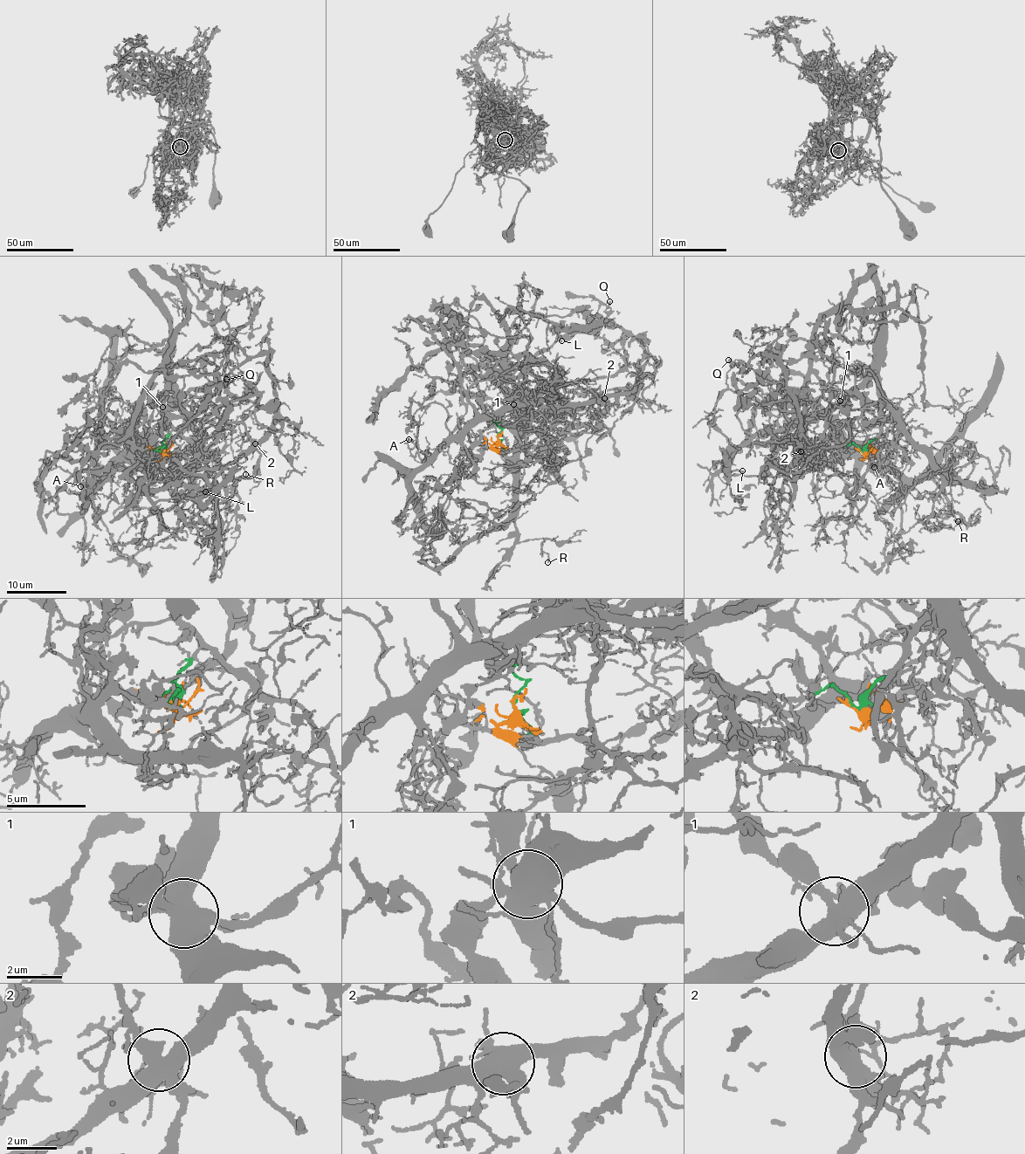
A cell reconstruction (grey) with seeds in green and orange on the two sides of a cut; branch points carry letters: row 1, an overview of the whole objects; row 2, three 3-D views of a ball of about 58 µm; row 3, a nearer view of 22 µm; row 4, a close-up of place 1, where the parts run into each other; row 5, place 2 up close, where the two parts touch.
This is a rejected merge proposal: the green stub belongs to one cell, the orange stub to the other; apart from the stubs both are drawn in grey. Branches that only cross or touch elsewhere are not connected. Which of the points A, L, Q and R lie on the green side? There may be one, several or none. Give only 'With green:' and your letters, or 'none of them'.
With green: L, R

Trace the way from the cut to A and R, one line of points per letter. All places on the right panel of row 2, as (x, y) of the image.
A: (861, 451), (868, 452), (870, 448), (865, 440), (894, 462), (889, 461), (883, 465), (877, 463), (874, 468)
R: (861, 450), (878, 436), (888, 418), (897, 416), (939, 469), (957, 476), (952, 469), (952, 503), (958, 522)

